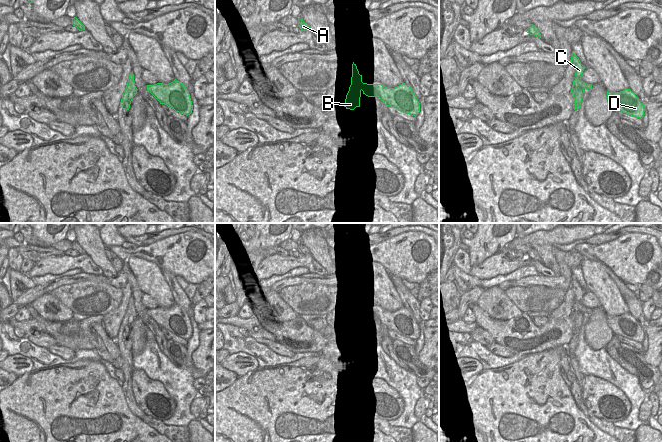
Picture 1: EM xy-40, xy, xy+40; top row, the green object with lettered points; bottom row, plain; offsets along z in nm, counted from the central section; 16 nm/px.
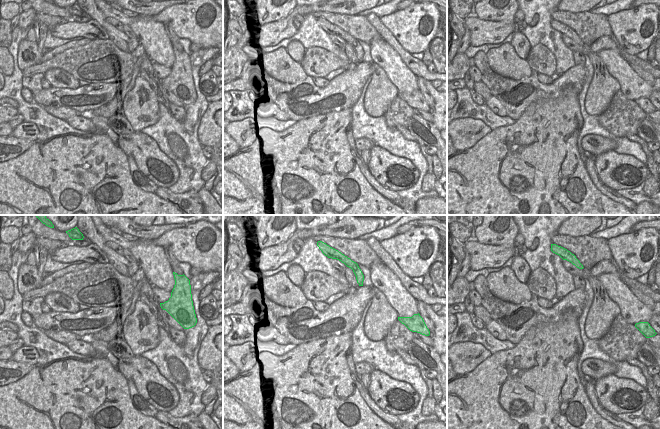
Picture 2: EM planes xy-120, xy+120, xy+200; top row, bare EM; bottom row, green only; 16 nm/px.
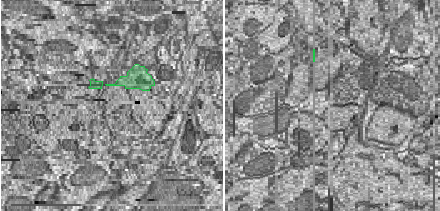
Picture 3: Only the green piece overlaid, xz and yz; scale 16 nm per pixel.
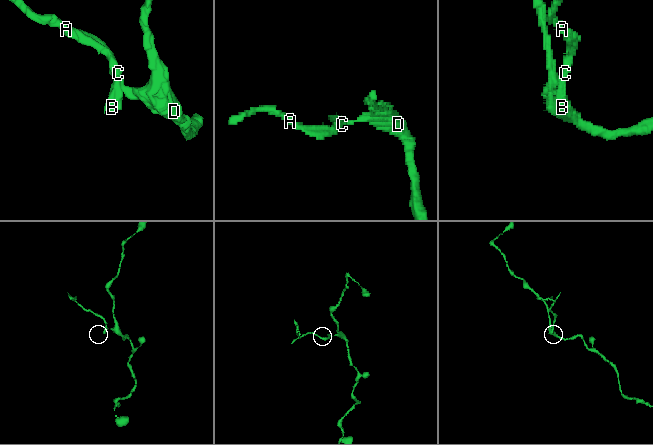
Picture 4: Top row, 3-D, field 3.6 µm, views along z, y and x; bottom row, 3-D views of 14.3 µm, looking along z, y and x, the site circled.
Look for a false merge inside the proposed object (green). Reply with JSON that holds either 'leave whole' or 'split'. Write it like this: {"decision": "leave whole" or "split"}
{"decision": "split"}

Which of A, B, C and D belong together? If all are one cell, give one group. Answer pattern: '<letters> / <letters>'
A B C / D

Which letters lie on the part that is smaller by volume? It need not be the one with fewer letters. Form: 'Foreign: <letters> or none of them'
Foreign: A, B, C

